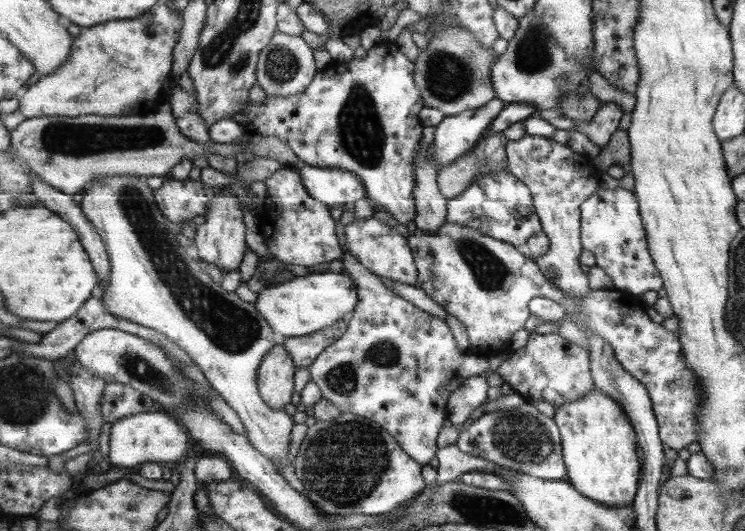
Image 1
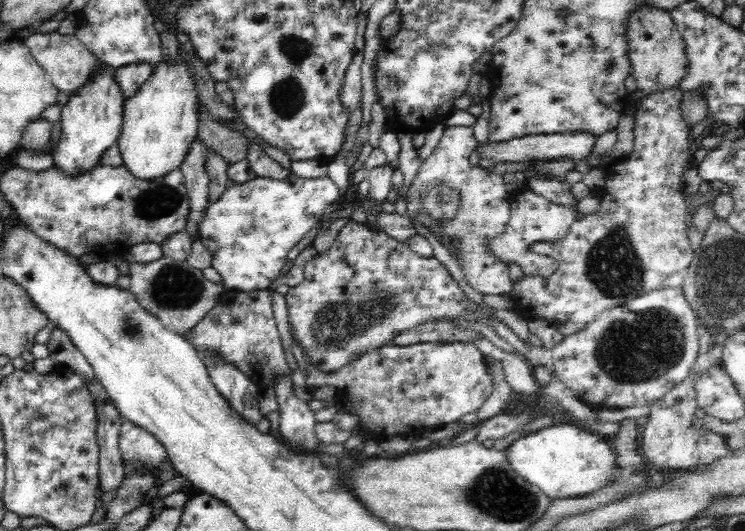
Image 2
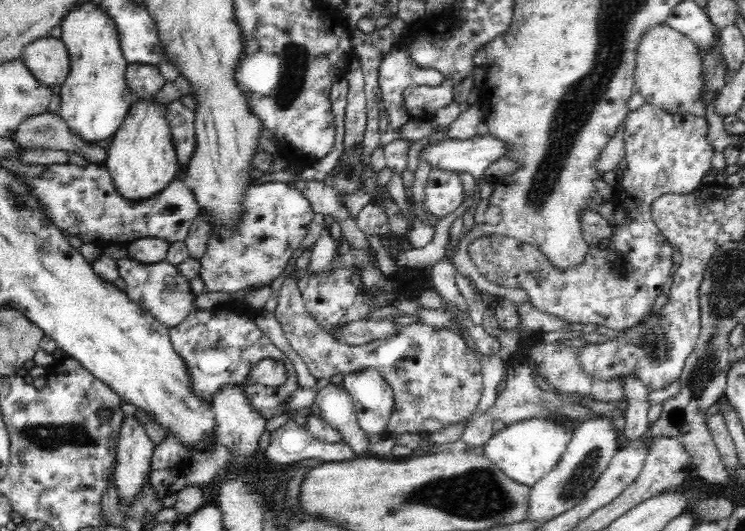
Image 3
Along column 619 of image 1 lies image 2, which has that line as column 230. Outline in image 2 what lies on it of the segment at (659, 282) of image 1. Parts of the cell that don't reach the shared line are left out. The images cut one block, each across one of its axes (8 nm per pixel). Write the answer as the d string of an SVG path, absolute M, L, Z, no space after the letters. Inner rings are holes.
M295 173L284 179L272 179L272 177L255 177L252 180L248 180L244 183L236 183L234 186L227 188L216 202L210 204L207 208L206 216L200 221L198 239L201 244L207 248L208 252L212 256L211 267L216 269L222 277L222 286L225 291L239 292L253 292L262 291L268 289L270 284L274 280L281 280L289 267L287 257L288 253L294 246L296 246L305 236L313 229L314 225L320 221L320 216L324 214L324 210L328 207L328 204L335 204L339 196L339 188L336 183L328 176L319 178L300 178Z

